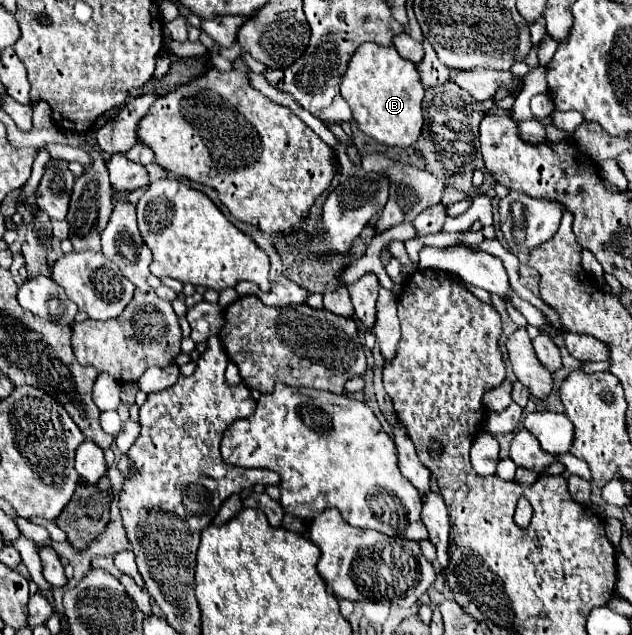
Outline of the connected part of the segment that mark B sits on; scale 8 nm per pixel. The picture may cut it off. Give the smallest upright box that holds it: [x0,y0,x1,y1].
[340,43,424,147]

